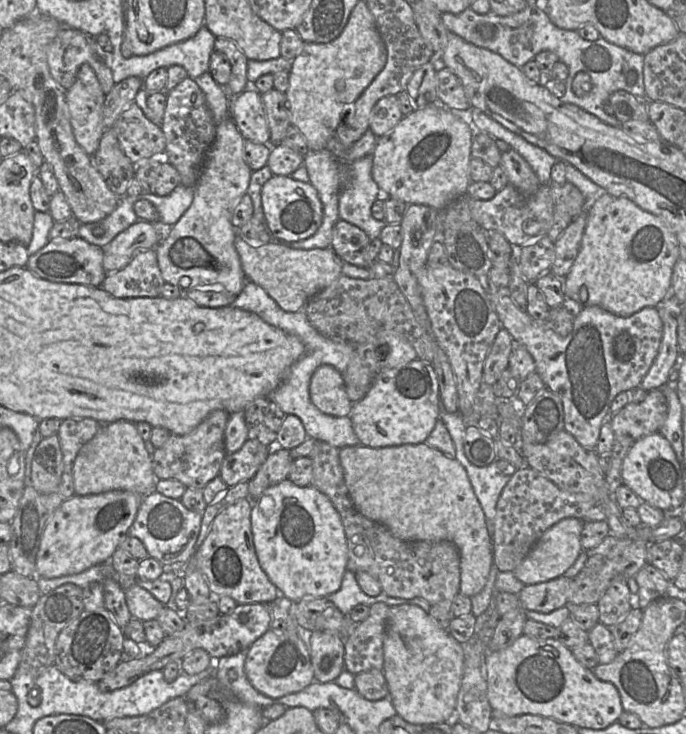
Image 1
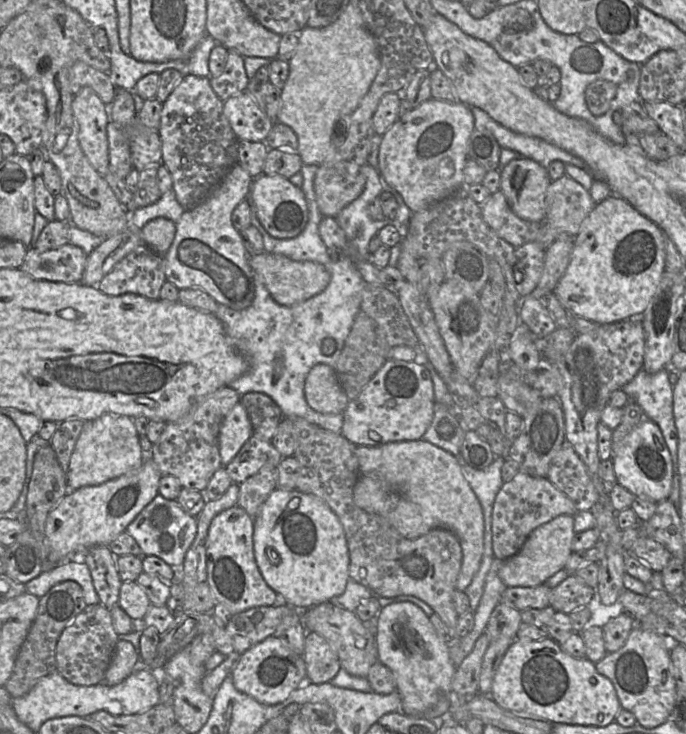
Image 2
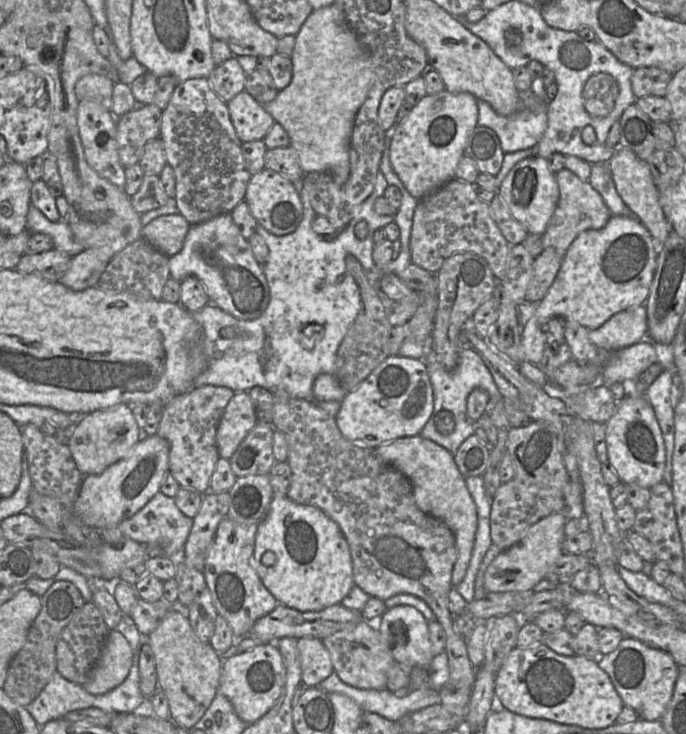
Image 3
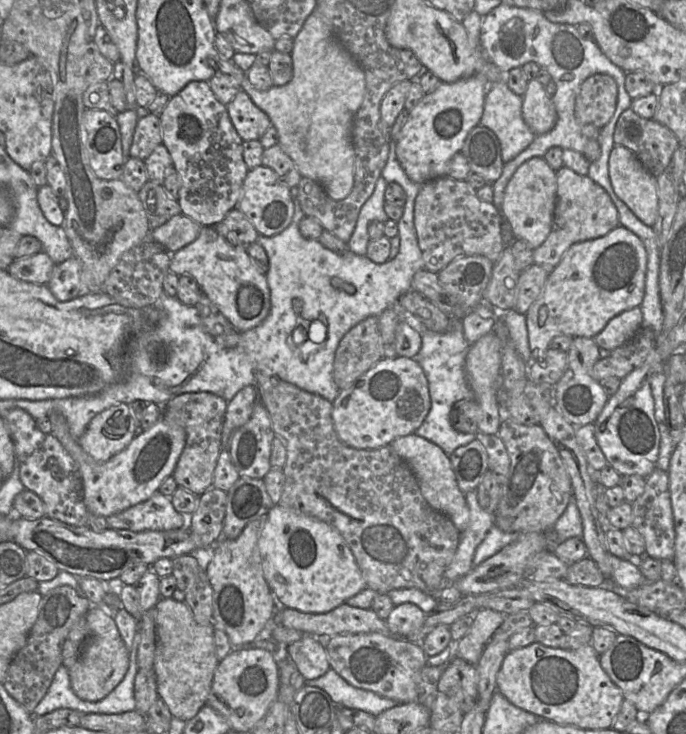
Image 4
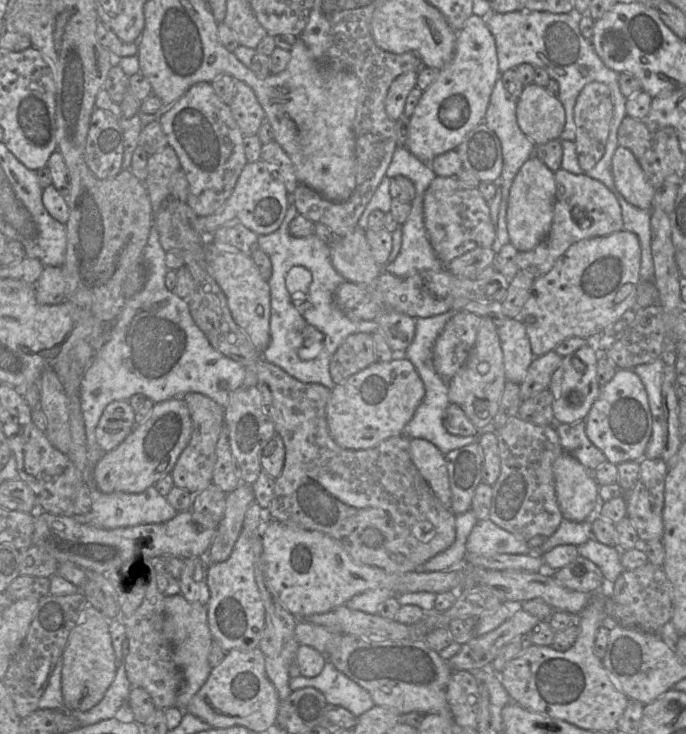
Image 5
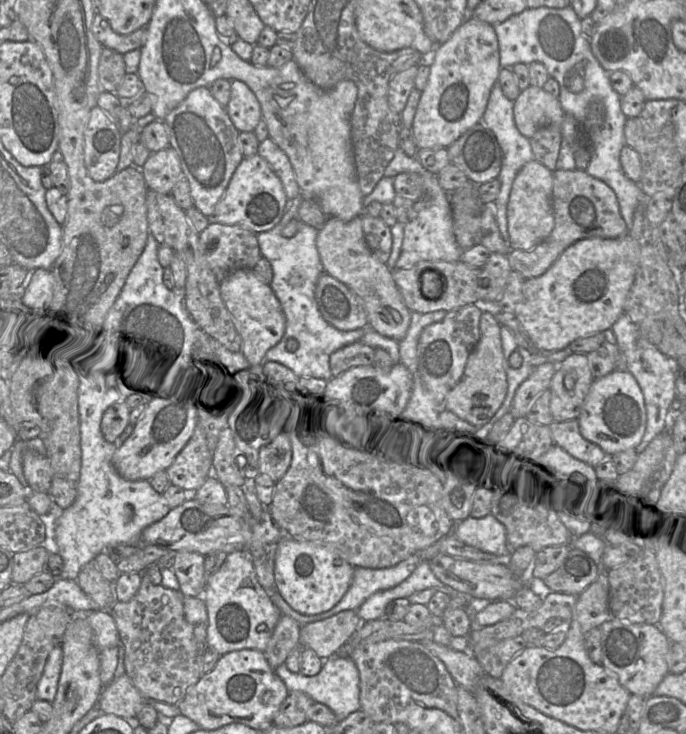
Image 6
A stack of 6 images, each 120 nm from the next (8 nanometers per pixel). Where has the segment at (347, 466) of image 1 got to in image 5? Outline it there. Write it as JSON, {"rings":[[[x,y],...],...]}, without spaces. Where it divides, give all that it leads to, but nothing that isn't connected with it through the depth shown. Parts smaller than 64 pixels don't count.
{"rings":[[[414,438],[410,440],[410,456],[435,496],[446,508],[450,508],[451,490],[445,455],[431,442]]]}

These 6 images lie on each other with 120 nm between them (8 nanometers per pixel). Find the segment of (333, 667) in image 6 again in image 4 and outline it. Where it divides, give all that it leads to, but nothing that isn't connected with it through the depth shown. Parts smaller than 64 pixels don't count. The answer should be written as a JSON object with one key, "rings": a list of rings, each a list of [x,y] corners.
{"rings":[[[332,668],[319,678],[306,681],[306,685],[324,690],[338,707],[362,710],[375,717],[398,704],[375,692],[351,685]]]}

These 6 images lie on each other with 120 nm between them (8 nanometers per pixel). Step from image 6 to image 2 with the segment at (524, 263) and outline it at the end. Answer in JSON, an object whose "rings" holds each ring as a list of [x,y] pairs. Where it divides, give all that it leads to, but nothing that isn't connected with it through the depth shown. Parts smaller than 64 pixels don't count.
{"rings":[[[564,174],[551,181],[546,193],[546,220],[557,235],[576,236],[582,222],[596,203],[590,192],[580,183]]]}

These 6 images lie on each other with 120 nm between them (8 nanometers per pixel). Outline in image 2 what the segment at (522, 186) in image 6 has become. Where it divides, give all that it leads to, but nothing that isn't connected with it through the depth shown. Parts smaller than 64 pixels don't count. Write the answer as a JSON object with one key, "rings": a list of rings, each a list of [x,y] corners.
{"rings":[[[520,157],[502,169],[500,190],[519,218],[545,222],[546,193],[551,181],[546,168],[532,159]]]}

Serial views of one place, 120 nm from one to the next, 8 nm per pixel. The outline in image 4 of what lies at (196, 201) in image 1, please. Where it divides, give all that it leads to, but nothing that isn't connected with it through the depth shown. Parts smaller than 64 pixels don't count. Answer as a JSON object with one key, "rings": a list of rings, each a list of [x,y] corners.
{"rings":[[[202,226],[196,240],[171,254],[169,270],[178,276],[193,276],[203,294],[239,332],[260,325],[269,313],[266,275],[257,268],[245,247],[230,244],[215,226]]]}

